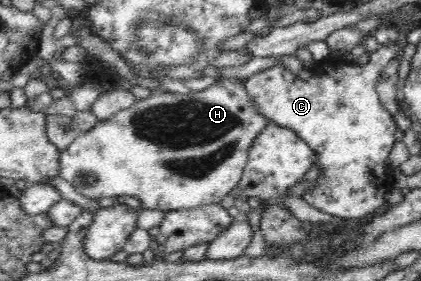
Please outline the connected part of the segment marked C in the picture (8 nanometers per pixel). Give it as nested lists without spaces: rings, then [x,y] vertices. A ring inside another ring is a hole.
[[[399,42],[394,45],[380,45],[376,51],[370,53],[368,63],[365,63],[364,65],[349,63],[343,60],[340,60],[339,62],[331,62],[328,60],[322,65],[317,65],[312,70],[312,76],[305,81],[300,79],[299,76],[292,74],[281,64],[257,72],[246,79],[244,88],[247,90],[248,96],[255,102],[257,111],[263,115],[263,117],[269,119],[271,123],[292,129],[299,136],[299,139],[305,141],[305,143],[307,143],[307,145],[309,145],[309,147],[316,153],[316,163],[321,167],[321,174],[314,180],[315,186],[313,187],[313,190],[303,193],[302,196],[309,205],[312,205],[325,213],[329,213],[329,215],[340,217],[341,219],[359,219],[369,215],[369,213],[375,212],[375,209],[379,209],[381,205],[385,205],[385,195],[387,195],[389,190],[395,186],[393,185],[393,179],[396,178],[396,173],[391,169],[389,163],[387,163],[387,159],[389,159],[389,153],[391,153],[391,149],[393,149],[393,145],[395,145],[395,137],[393,135],[395,133],[396,124],[395,120],[393,120],[393,115],[385,110],[381,103],[379,94],[376,90],[376,83],[379,73],[383,71],[383,68],[393,59],[393,56],[400,49]]]

